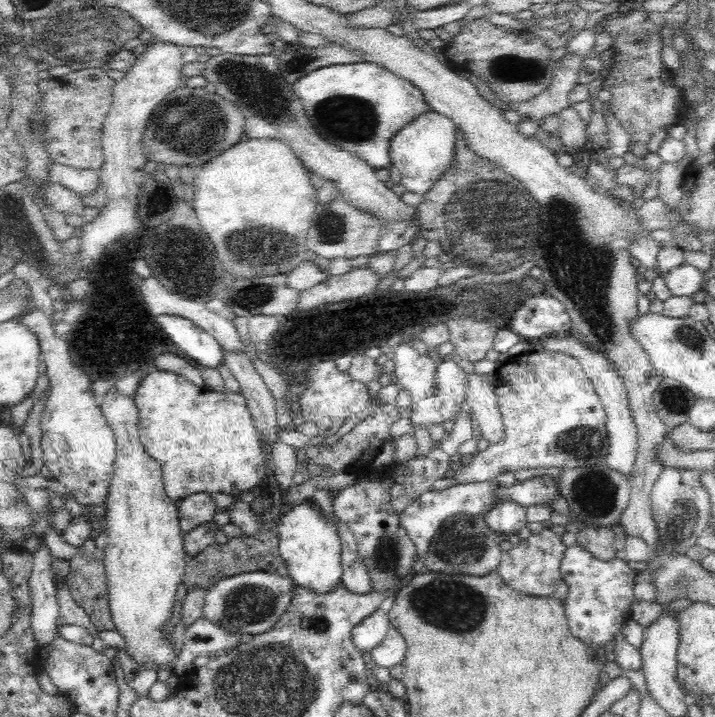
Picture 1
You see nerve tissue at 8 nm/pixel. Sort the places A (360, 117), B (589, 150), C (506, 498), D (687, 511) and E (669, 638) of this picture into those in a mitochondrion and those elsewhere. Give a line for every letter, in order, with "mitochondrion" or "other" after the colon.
A: mitochondrion
B: other
C: other
D: mitochondrion
E: other

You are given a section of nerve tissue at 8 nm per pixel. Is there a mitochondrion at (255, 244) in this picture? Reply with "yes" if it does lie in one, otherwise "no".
yes

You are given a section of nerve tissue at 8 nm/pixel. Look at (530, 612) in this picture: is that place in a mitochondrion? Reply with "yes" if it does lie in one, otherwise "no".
no

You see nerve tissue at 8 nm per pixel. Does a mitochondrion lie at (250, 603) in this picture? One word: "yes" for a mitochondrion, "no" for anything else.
yes

